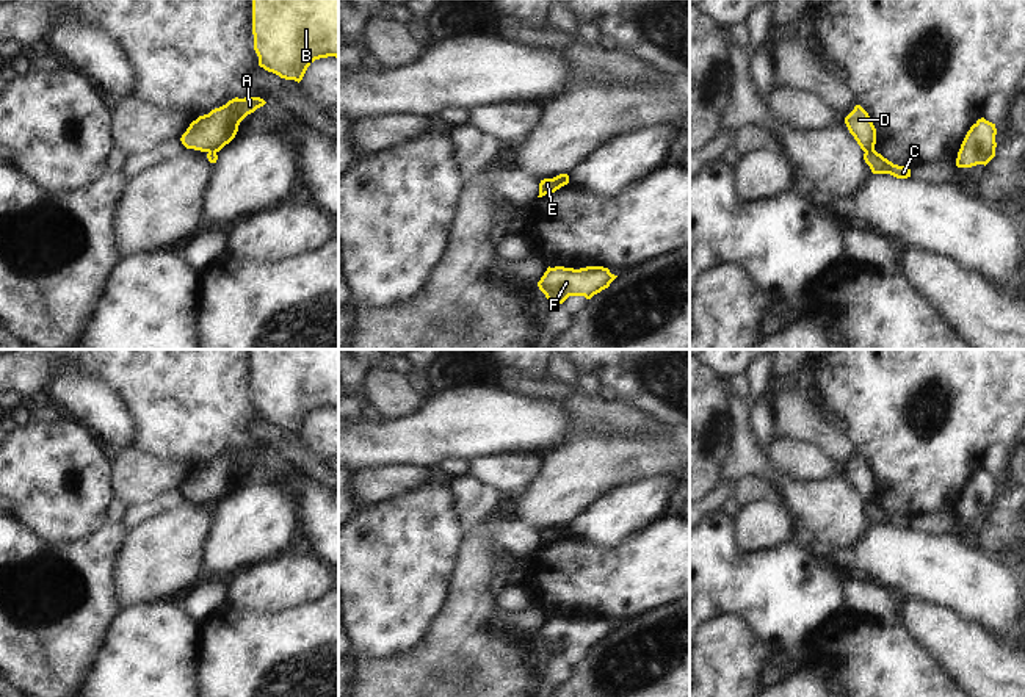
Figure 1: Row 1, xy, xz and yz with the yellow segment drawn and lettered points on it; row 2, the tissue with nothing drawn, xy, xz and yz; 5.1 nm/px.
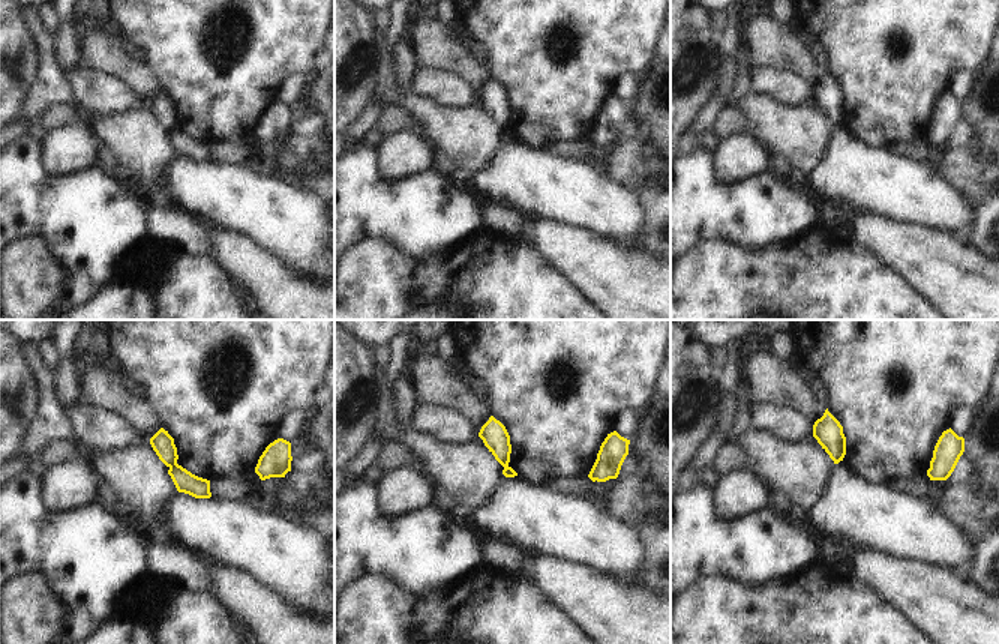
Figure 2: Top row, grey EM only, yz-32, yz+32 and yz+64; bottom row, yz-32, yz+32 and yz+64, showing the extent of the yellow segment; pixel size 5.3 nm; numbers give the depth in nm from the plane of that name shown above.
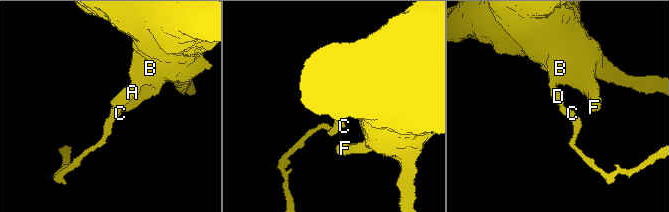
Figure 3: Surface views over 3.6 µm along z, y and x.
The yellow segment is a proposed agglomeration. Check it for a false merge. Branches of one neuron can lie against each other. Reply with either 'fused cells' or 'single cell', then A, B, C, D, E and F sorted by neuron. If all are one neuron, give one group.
fused cells | A B D F / C E

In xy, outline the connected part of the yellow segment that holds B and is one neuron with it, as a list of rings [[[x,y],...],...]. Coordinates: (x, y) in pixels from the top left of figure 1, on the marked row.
[[[252,0],[252,34],[259,66],[299,83],[315,60],[339,58],[339,0]]]

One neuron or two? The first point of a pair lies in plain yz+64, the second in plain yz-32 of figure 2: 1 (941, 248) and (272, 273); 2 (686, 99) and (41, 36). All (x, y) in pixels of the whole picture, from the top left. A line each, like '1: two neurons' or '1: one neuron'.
1: one neuron
2: two neurons

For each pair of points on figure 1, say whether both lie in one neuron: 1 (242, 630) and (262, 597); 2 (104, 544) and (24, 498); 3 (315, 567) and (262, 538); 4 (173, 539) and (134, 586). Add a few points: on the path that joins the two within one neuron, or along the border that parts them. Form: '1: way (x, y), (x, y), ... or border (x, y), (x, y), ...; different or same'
1: border (229, 605), (245, 611), (281, 613), (289, 610); different
2: border (108, 523), (82, 539), (54, 544); different
3: border (286, 552), (251, 567); different
4: way (168, 550), (144, 575); same

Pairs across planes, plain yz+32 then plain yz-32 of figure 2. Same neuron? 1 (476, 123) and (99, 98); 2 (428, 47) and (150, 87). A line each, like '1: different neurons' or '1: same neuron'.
1: different neurons
2: same neuron

